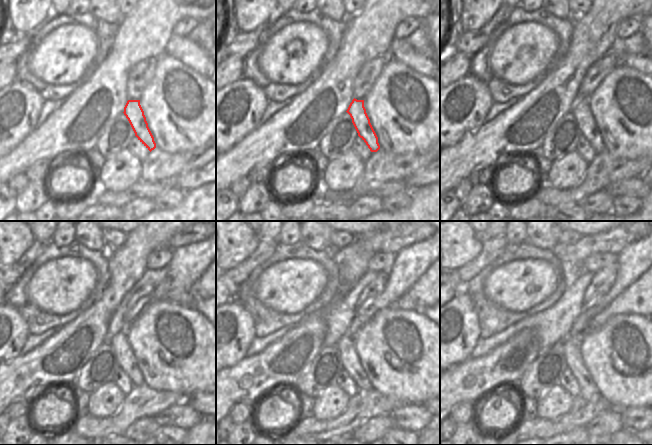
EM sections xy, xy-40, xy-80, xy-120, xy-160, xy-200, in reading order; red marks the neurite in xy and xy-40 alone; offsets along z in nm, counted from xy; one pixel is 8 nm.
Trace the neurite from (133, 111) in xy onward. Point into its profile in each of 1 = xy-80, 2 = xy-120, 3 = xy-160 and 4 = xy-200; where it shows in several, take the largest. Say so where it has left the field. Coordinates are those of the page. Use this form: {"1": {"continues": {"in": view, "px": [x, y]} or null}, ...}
{"1": {"continues": {"in": "xy-80", "px": [580, 109]}}, "2": {"continues": {"in": "xy-120", "px": [125, 357]}}, "3": {"continues": {"in": "xy-160", "px": [350, 363]}}, "4": {"continues": {"in": "xy-200", "px": [571, 344]}}}

